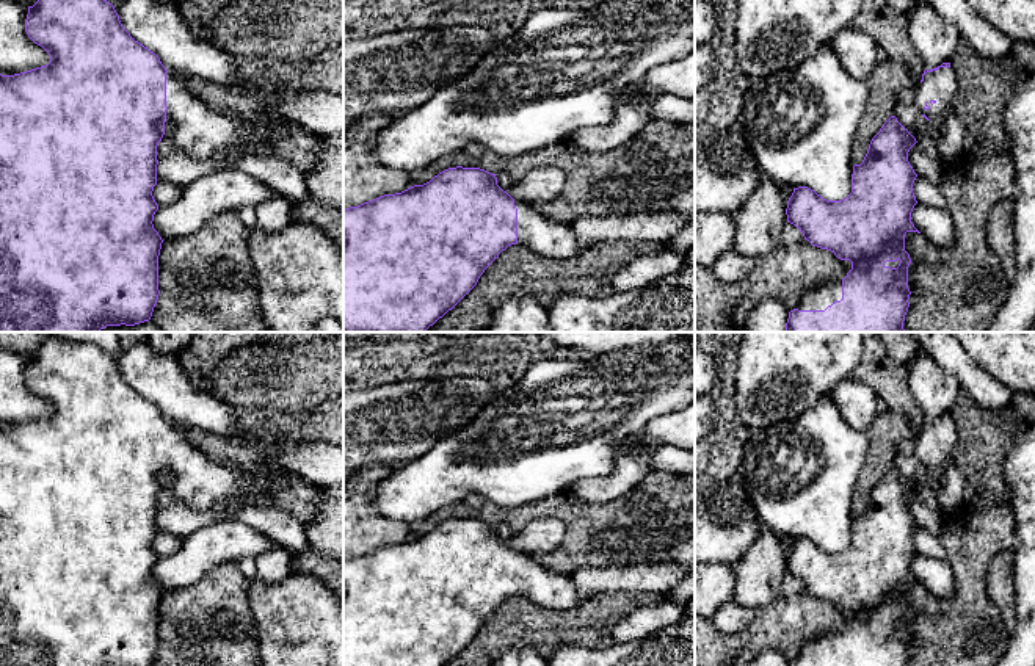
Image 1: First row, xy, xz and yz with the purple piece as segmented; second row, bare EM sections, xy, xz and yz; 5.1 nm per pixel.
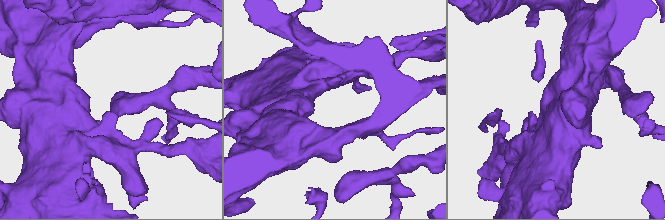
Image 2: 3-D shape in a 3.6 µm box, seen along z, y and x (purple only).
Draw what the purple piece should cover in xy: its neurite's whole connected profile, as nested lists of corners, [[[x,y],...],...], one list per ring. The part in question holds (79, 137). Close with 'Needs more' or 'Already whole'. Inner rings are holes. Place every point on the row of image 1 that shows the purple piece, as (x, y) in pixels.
[[[38,0],[28,6],[25,31],[50,55],[50,63],[14,75],[0,74],[0,332],[99,332],[107,326],[149,321],[160,295],[158,255],[163,240],[152,224],[158,210],[152,191],[157,185],[157,146],[165,135],[165,122],[172,127],[174,149],[183,149],[190,157],[209,163],[216,152],[235,147],[246,147],[249,155],[271,157],[267,152],[267,132],[260,127],[248,128],[232,111],[216,110],[194,96],[154,52],[130,36],[107,0]]]. Needs more

